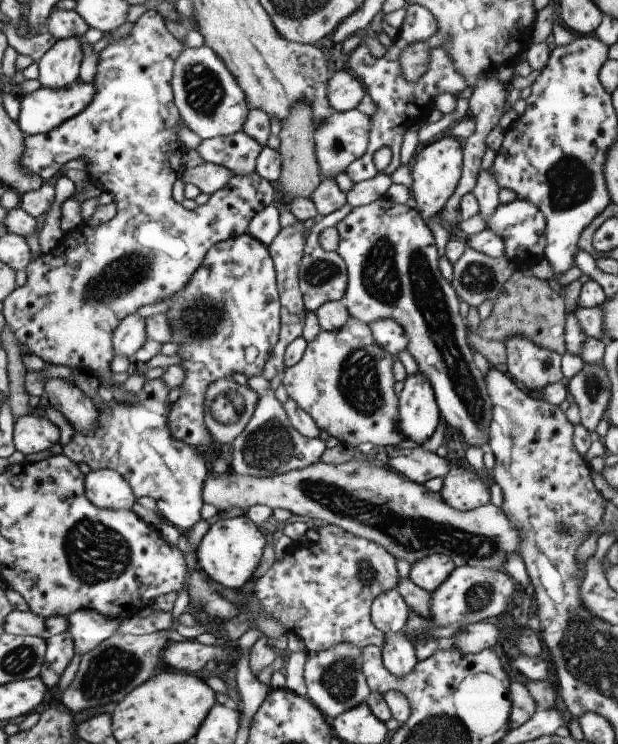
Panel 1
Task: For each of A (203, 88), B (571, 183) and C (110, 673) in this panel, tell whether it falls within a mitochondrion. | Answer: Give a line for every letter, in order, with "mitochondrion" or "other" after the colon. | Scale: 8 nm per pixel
A: mitochondrion
B: mitochondrion
C: mitochondrion

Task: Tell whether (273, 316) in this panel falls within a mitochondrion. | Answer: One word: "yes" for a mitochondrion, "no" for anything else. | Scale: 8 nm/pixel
no

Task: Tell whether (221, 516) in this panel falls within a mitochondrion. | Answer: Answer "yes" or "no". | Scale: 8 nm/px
no

